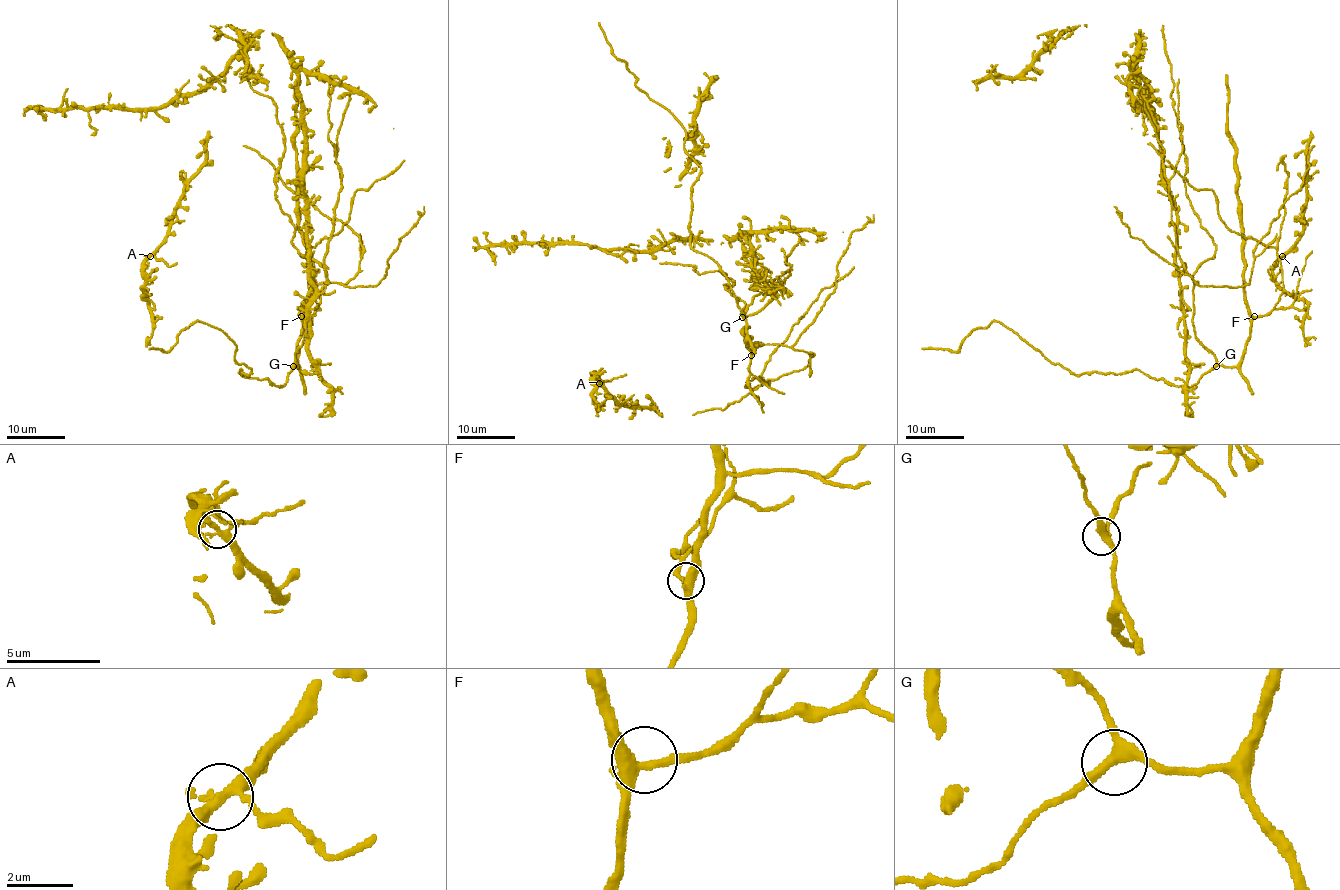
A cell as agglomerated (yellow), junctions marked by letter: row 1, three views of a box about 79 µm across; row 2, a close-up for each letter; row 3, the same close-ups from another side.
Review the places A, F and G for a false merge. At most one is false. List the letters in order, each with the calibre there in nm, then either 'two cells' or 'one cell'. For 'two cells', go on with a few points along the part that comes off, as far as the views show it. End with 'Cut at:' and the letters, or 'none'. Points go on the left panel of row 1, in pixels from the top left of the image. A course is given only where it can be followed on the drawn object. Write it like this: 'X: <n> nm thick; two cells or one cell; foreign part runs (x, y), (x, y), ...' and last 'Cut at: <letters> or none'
A: 280 nm thick; one cell
F: 320 nm thick; one cell
G: 320 nm thick; one cell
Cut at: none

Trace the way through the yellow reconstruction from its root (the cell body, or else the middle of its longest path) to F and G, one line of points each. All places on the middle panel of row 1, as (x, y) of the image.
F: (758, 294), (744, 314), (747, 346), (752, 352), (751, 355)
G: (758, 294), (742, 317)

